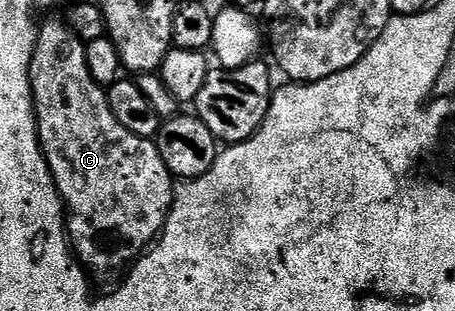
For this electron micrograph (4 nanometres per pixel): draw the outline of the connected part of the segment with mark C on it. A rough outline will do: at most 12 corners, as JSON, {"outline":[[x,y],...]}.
{"outline":[[64,19],[29,67],[37,140],[90,273],[165,230],[175,178],[111,114]]}

